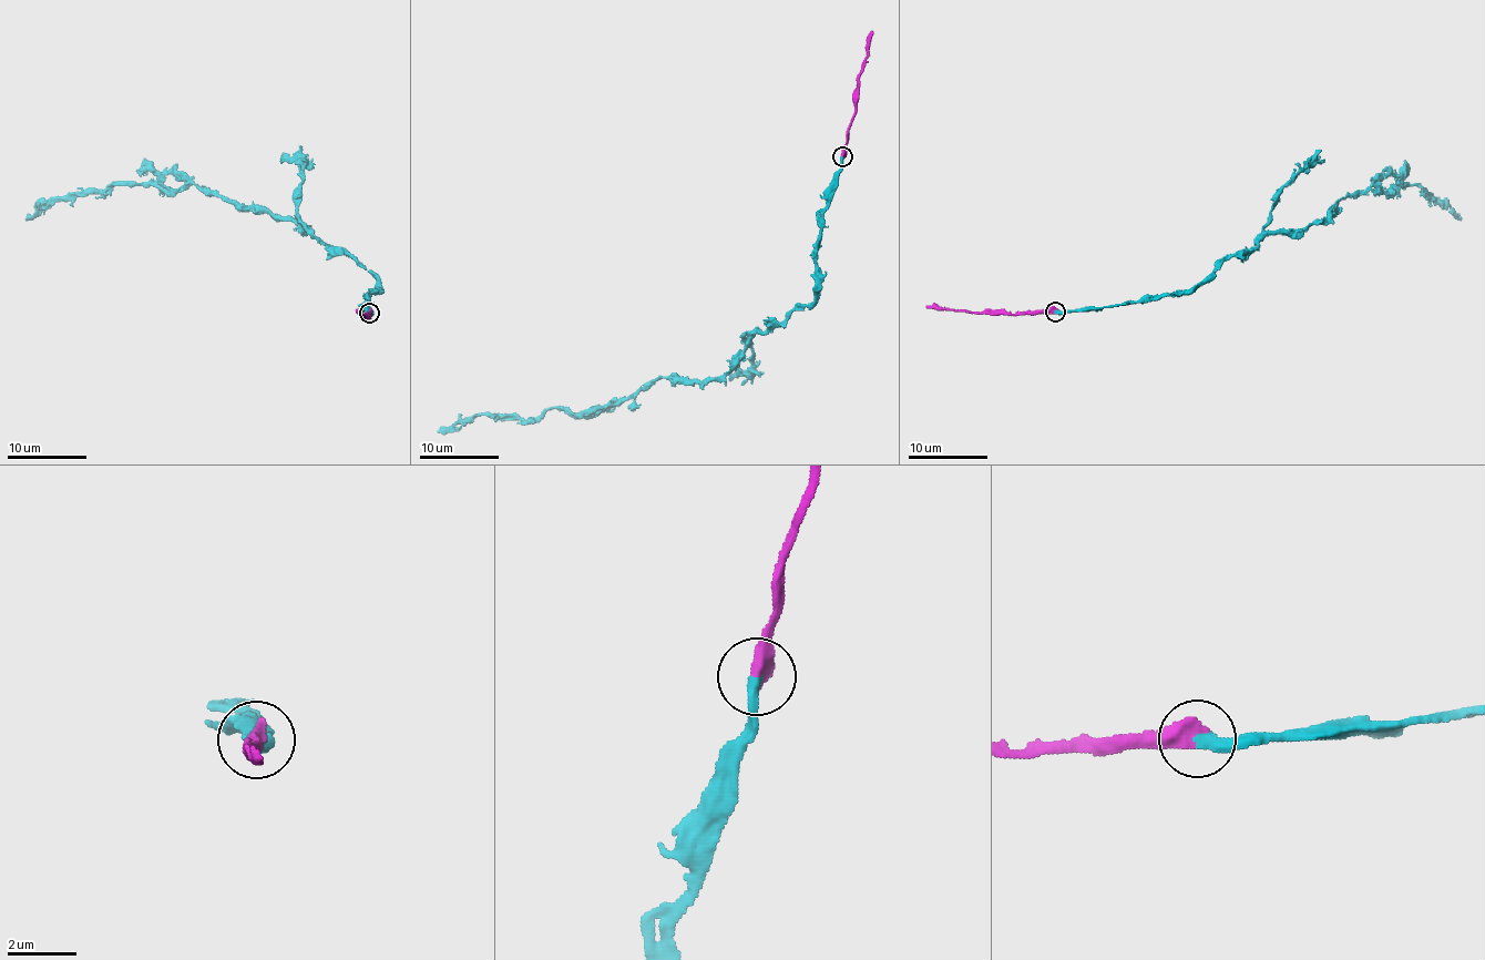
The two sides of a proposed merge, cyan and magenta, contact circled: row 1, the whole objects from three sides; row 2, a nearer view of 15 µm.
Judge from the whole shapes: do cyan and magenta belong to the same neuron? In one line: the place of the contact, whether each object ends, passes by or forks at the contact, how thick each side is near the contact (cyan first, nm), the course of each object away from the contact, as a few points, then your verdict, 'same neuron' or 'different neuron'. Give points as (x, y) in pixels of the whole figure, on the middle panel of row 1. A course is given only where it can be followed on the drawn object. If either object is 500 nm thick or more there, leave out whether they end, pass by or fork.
(842, 156) | cyan ends | magenta ends | 360/480 nm | cyan via (842, 155), (811, 304), (756, 332), (719, 377), (658, 378), (575, 415), (477, 414), (437, 432) | magenta via (842, 155), (856, 110), (858, 74), (873, 30) | same neuron

